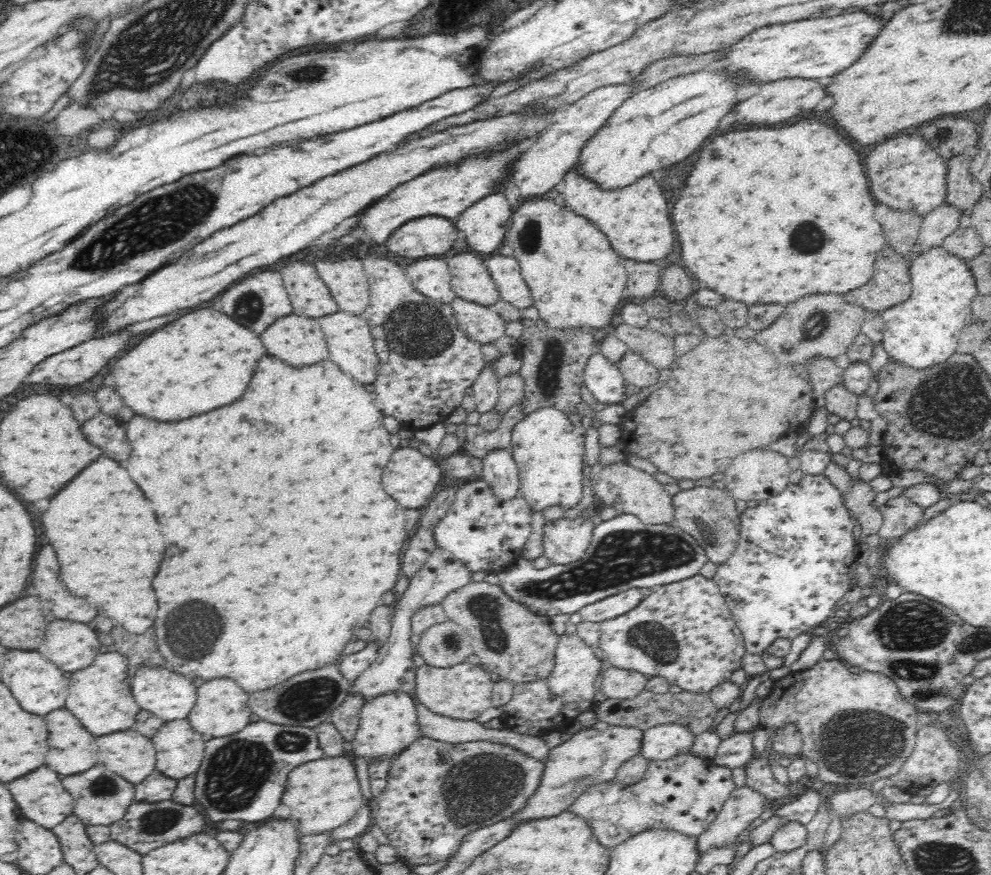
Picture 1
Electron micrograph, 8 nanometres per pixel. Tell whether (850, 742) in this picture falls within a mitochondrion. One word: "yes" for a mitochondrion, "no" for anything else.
yes

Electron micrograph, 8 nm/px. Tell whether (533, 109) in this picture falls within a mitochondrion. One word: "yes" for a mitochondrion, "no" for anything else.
no

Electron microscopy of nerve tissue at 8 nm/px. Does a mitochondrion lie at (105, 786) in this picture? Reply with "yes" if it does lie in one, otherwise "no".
yes

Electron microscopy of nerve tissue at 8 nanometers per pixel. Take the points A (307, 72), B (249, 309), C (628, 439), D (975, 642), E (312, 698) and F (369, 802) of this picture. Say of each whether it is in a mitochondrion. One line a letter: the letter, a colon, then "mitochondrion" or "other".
A: mitochondrion
B: mitochondrion
C: other
D: mitochondrion
E: mitochondrion
F: other

